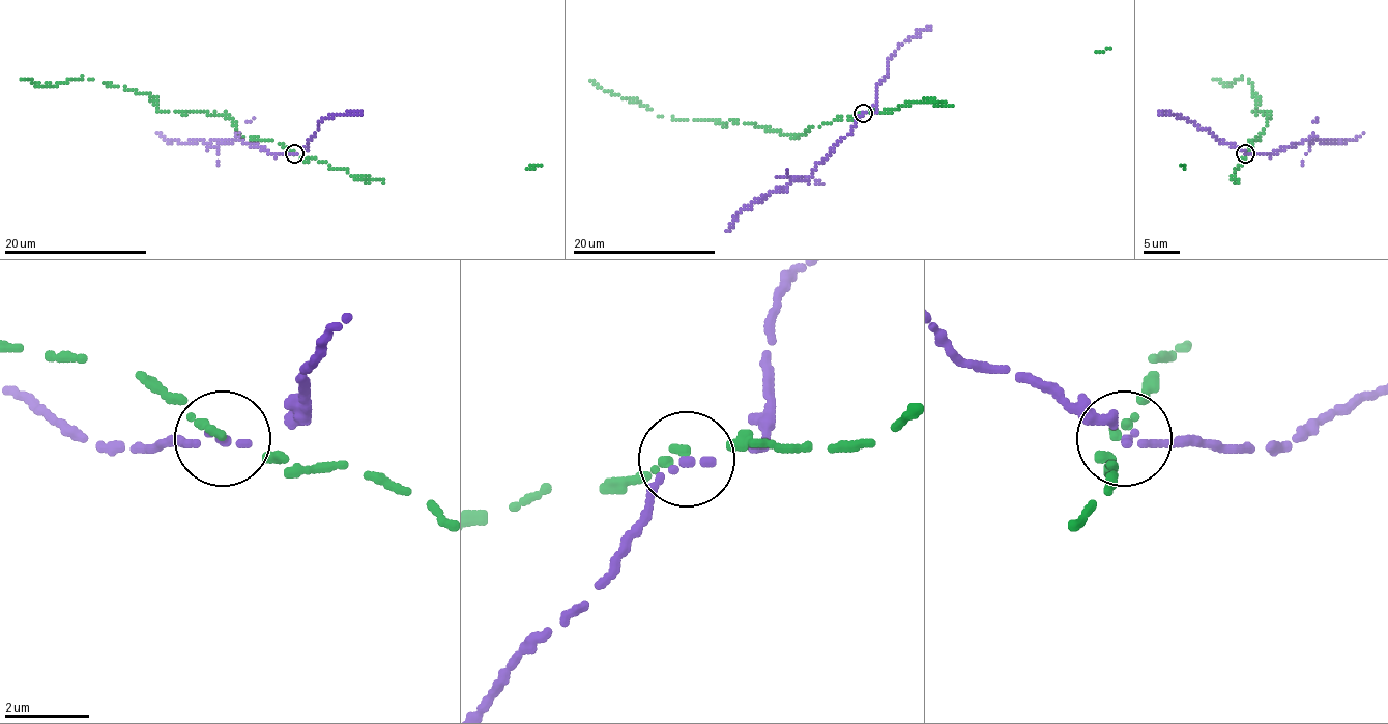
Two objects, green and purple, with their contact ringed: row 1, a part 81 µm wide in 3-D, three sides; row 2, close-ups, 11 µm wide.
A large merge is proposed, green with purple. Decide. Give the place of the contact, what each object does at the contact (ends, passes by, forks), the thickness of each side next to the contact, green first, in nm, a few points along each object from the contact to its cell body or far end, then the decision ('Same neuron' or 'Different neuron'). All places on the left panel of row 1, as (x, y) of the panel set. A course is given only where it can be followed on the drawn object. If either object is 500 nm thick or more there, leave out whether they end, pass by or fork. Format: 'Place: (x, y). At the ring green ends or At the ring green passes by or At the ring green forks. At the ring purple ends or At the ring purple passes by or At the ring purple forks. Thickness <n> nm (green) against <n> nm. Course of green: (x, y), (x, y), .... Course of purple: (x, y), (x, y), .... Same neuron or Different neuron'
Place: (294, 153). At the ring green ends. At the ring purple ends. Thickness 200 nm (green) against 220 nm. Course of green: (294, 153), (244, 137), (215, 114), (160, 112), (147, 92), (90, 78), (22, 78). Course of purple: (294, 153), (272, 155), (238, 137), (184, 142), (169, 141), (156, 134). Different neuron

